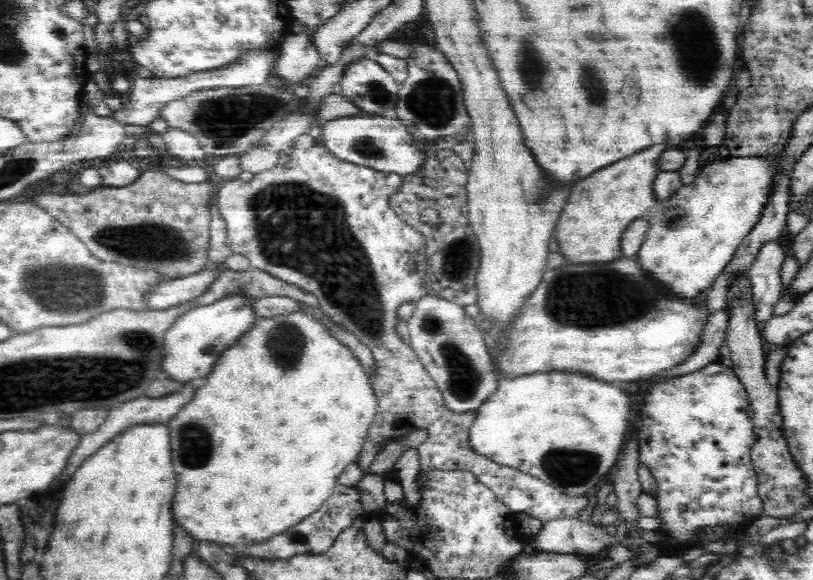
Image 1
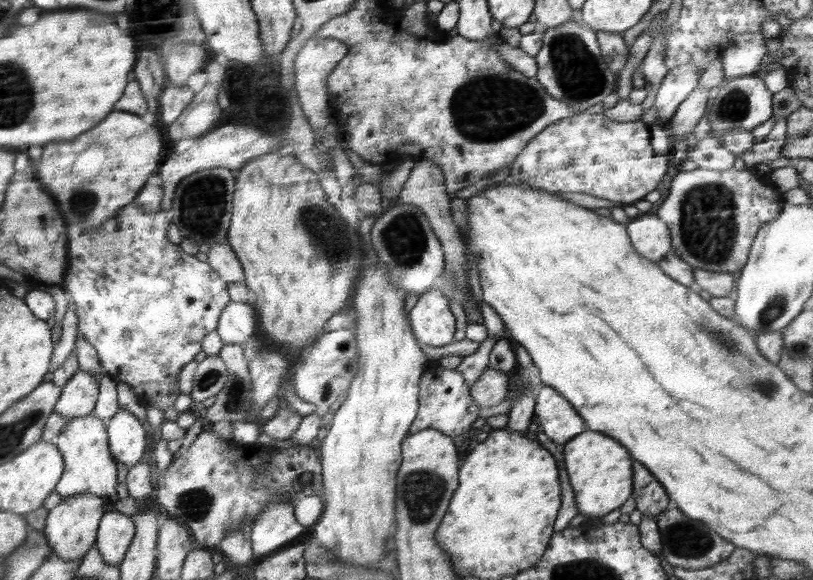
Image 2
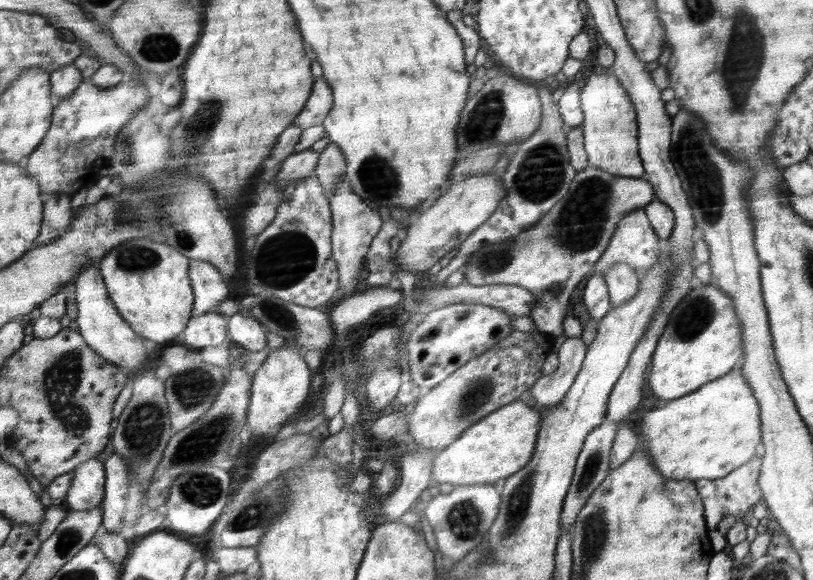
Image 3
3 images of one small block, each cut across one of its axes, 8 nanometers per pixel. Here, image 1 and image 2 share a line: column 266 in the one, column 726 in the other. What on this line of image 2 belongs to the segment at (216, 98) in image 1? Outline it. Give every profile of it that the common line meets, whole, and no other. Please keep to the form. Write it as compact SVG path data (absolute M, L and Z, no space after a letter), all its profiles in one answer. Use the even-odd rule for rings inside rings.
M761 74L742 76L736 80L724 82L719 86L719 92L713 99L710 110L706 112L706 118L710 122L710 134L723 139L726 132L737 127L752 131L759 124L770 120L773 115L773 92L766 88Z

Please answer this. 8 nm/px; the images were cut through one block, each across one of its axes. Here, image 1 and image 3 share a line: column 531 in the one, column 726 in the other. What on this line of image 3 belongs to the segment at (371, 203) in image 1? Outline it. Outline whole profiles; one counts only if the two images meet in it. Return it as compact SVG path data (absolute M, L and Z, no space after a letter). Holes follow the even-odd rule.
M760 446L758 455L754 456L753 460L726 475L726 477L718 480L706 479L698 481L696 486L702 498L706 519L711 529L716 529L718 522L728 515L733 515L738 520L747 520L750 518L754 506L763 500L763 495L757 482L760 476L760 467L762 466L762 454L764 454L764 448Z

